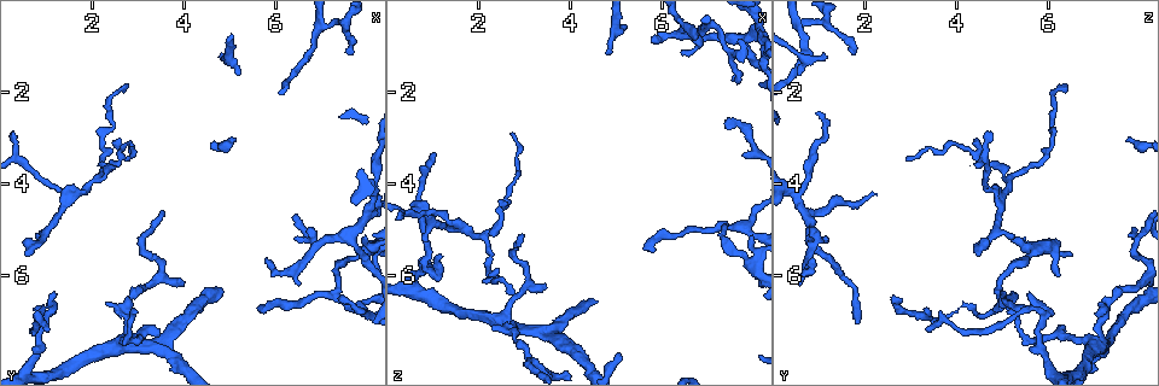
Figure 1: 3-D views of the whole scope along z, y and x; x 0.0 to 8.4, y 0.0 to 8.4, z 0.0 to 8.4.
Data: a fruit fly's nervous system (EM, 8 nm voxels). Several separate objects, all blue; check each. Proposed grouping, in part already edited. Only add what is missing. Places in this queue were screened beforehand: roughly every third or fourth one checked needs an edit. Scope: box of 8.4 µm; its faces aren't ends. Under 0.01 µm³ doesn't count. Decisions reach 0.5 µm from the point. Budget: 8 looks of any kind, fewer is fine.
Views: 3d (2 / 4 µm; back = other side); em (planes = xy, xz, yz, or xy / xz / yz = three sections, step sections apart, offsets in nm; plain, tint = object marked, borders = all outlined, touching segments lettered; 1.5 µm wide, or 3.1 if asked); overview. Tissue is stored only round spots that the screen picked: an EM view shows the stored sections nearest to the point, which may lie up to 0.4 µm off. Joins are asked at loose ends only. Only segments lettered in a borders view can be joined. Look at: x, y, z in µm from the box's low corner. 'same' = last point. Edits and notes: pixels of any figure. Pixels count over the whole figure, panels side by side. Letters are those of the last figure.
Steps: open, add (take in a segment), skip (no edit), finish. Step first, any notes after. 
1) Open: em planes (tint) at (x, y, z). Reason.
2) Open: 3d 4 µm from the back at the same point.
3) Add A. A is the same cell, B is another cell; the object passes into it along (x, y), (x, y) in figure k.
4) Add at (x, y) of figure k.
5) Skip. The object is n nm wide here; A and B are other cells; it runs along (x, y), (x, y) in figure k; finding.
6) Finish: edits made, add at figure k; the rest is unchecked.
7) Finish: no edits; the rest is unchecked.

Open: em planes (borders) at (2.80, 1.90, 6.45). Thin end.

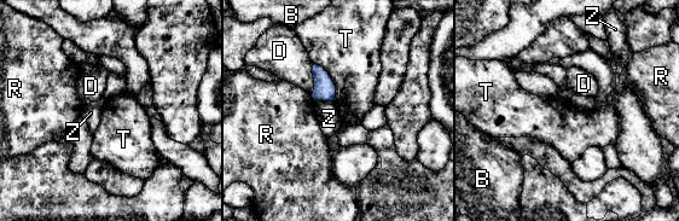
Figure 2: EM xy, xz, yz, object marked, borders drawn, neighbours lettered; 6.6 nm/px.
Skip. The object is 140 nm wide here; B, D, R, T and Z are other cells; a border runs along (314, 63), (330, 76), (334, 100) in figure 2; no lettered segment goes on from it.

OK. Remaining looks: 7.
Open: 3d 2 µm at (7.55, 1.20, 1.70). Free end.

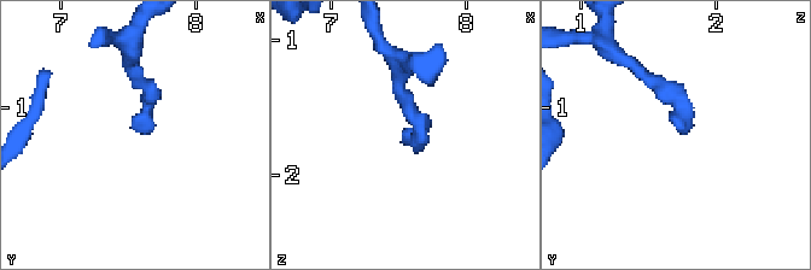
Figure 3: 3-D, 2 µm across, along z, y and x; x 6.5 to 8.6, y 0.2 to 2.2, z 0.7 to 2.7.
Open: em planes (borders) at (7.56, 1.16, 1.74).

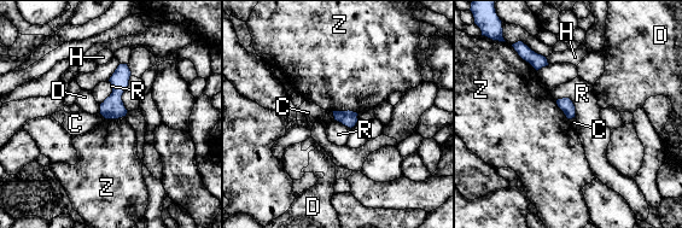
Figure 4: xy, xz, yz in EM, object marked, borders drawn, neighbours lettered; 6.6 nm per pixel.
Skip. C, D, H, R and Z are other cells; a border runs along (331, 111), (334, 120) in figure 4; no lettered segment goes on from it.

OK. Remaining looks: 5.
Open: 3d 4 µm at (7.40, 6.55, 2.75). Tapers out.

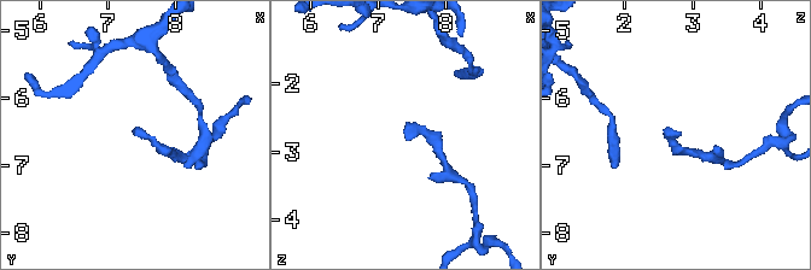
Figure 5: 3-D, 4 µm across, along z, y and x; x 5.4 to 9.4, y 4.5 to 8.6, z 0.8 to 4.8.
Open: em planes (plain) at (7.35, 6.50, 2.75). Shape alone is not enough.

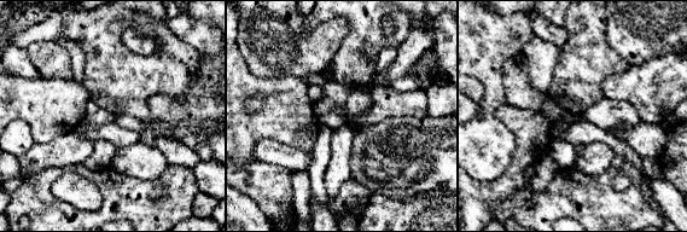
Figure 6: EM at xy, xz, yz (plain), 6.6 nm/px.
Open: em planes (borders) at the same point.

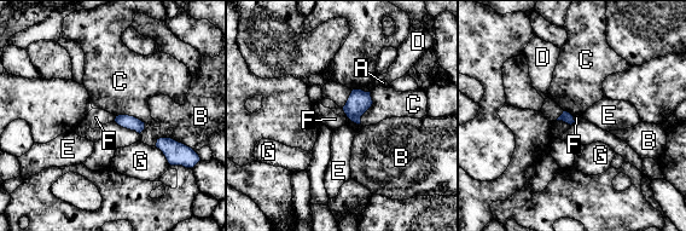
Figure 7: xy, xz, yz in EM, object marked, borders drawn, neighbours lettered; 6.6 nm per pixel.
Skip. The object is 70 nm wide here; A, B, C, D, E, F and G are other cells; a border runs along (342, 109), (347, 116) in figure 7; none of them fits.

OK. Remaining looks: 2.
Finish: no edits; the rest is unchecked.

